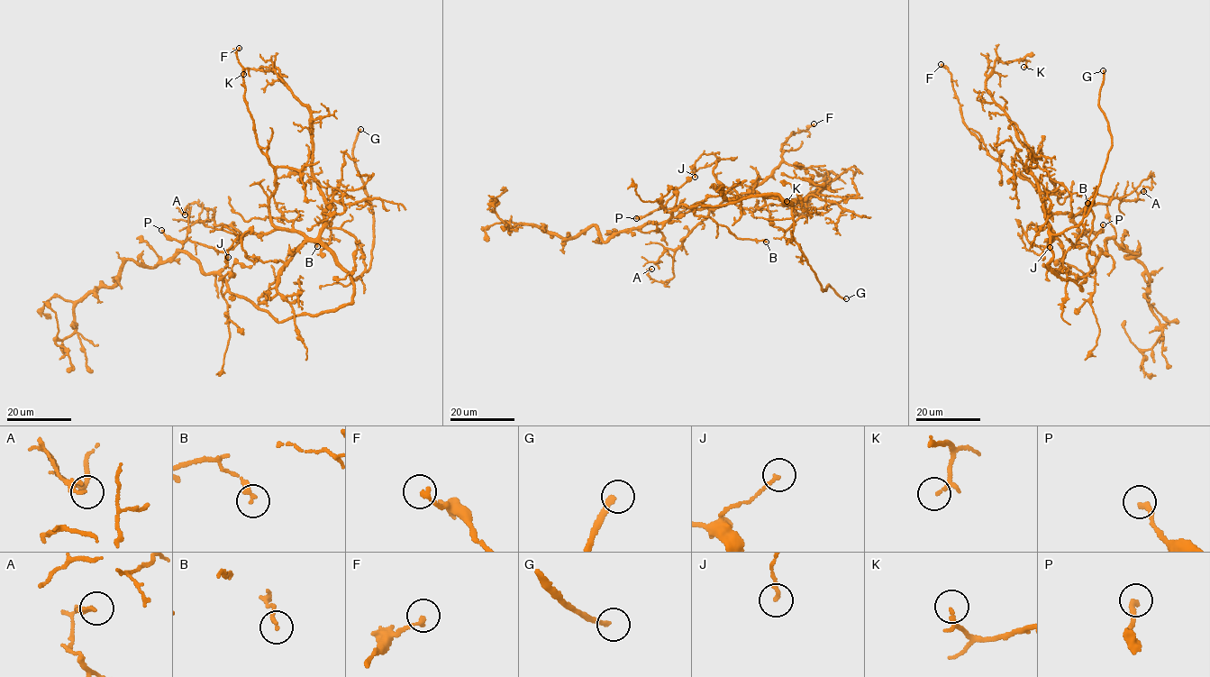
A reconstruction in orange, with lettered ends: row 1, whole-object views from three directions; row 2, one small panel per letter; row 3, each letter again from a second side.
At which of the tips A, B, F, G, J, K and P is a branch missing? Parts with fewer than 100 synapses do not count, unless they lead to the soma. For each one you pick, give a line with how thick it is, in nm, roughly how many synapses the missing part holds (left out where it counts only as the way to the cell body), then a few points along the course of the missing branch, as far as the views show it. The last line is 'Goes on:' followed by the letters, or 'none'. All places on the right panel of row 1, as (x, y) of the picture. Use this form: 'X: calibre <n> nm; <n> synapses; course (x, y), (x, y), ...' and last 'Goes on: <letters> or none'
G: calibre 220 nm; course (1103, 70), (1091, 44), (1096, 33), (1117, 15)
Goes on: G

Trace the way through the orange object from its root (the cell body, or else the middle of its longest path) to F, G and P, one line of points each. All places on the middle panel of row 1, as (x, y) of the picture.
F: (716, 205), (774, 194), (793, 205), (748, 191), (778, 166), (781, 145), (791, 132), (806, 132), (814, 123)
G: (716, 205), (774, 194), (793, 205), (794, 241), (821, 289), (826, 290), (828, 285), (846, 298)
P: (716, 205), (774, 194), (793, 205), (749, 193), (719, 206), (674, 206), (636, 218)

